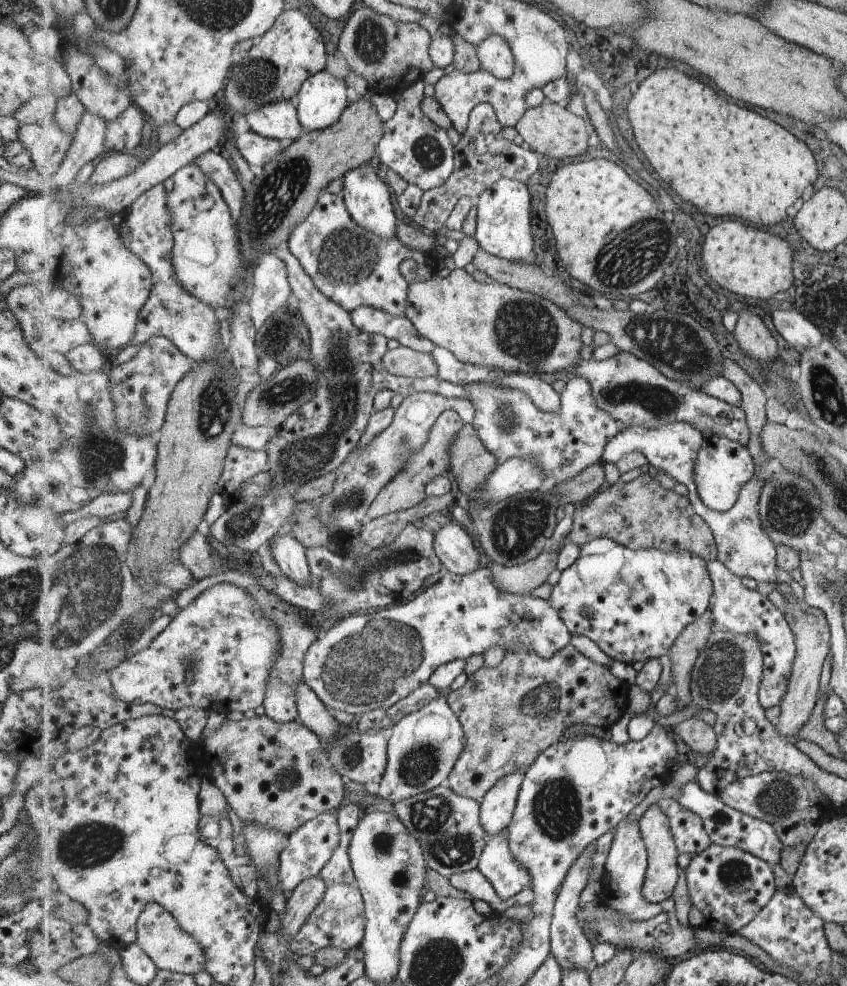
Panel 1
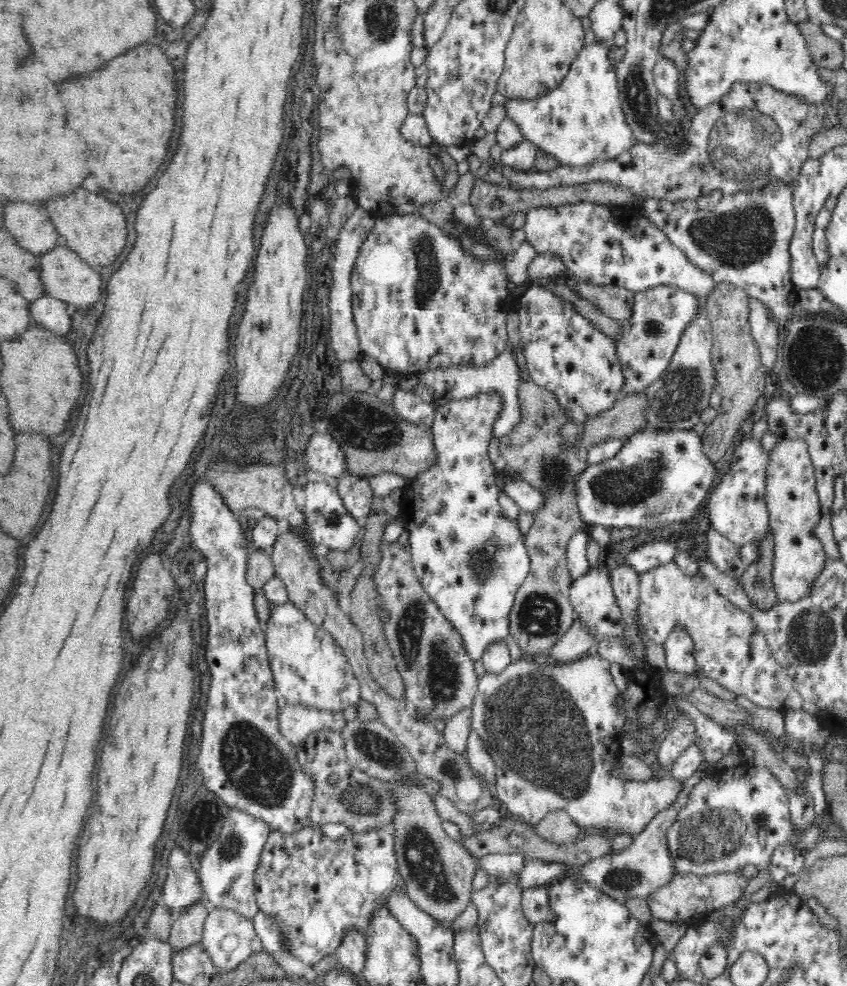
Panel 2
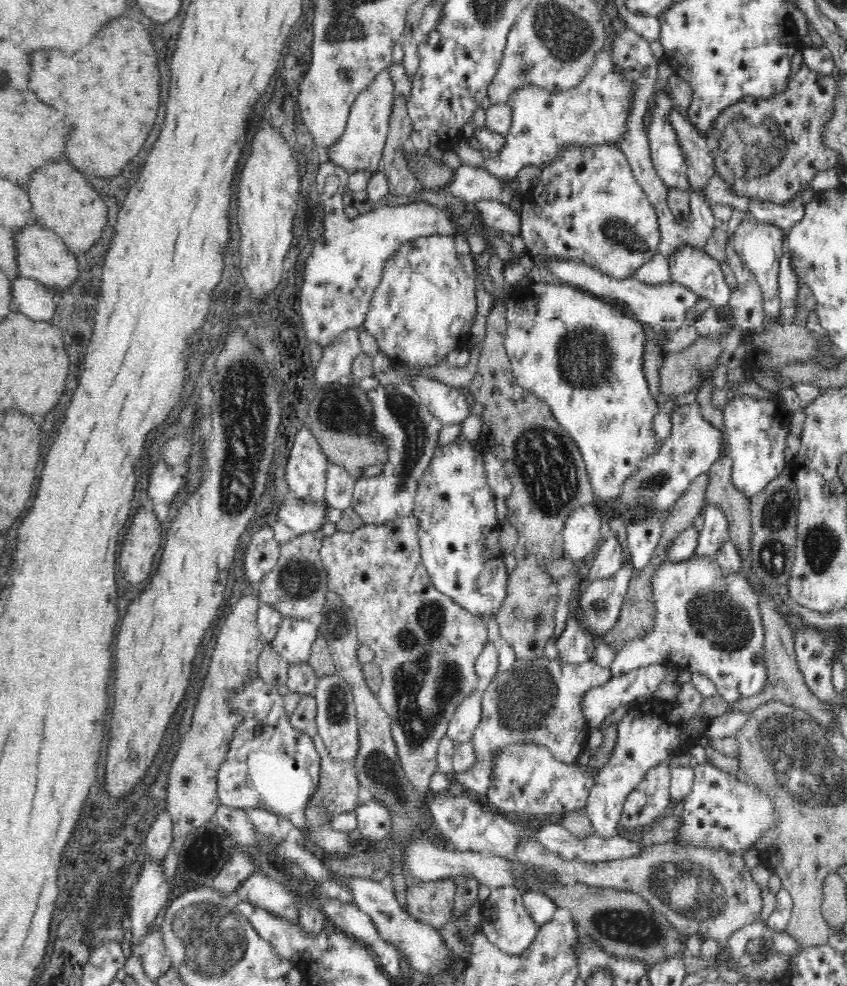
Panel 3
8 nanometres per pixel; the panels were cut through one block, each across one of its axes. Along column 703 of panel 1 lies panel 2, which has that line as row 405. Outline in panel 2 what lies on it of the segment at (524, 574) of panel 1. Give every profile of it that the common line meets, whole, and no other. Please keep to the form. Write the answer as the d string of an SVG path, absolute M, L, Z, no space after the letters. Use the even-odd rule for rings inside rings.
M531 380L518 382L516 390L518 404L518 422L516 427L500 439L500 461L512 472L526 481L533 489L540 491L542 504L533 514L532 526L524 535L524 548L528 551L530 570L522 586L517 591L509 614L509 634L520 645L521 652L527 655L539 656L540 652L548 651L559 641L559 638L572 626L576 612L570 602L569 590L573 584L572 576L567 565L567 544L576 531L580 531L584 520L578 509L578 482L589 468L588 460L580 458L580 448L567 442L560 436L560 428L569 422L566 413L556 402L556 397L546 389L534 384Z

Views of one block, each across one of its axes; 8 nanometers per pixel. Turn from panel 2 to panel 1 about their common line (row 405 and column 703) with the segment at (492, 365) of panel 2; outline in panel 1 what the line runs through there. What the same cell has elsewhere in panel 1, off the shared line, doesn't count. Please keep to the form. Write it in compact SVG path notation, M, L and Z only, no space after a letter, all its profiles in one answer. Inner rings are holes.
M684 422L663 424L659 428L643 428L643 426L631 426L620 432L615 438L611 438L605 446L603 461L619 462L625 454L641 452L646 456L650 465L659 472L671 476L677 482L684 484L688 489L688 497L696 509L712 528L718 546L718 559L735 574L735 576L753 578L759 583L777 583L778 550L775 542L761 524L760 502L764 483L753 478L739 492L737 504L731 510L716 511L709 508L700 497L697 482L695 482L695 462L700 448L703 448L703 432L693 428Z

